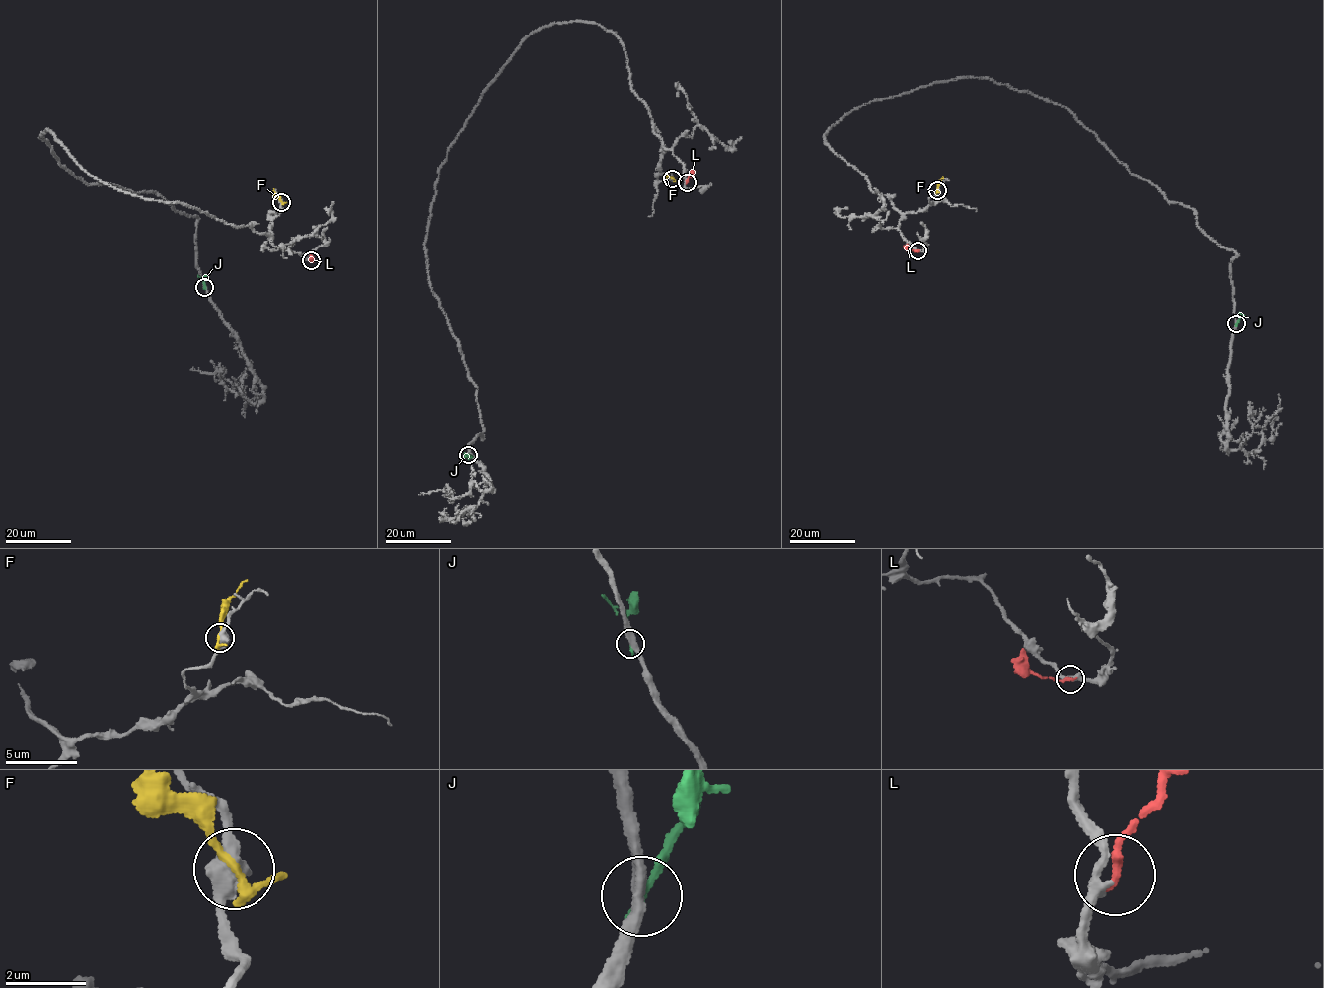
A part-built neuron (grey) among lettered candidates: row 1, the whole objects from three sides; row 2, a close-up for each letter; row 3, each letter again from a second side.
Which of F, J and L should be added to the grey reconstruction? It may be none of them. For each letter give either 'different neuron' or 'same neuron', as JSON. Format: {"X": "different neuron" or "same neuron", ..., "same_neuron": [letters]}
{"F": "different neuron", "J": "different neuron", "L": "same neuron", "same_neuron": ["L"]}

